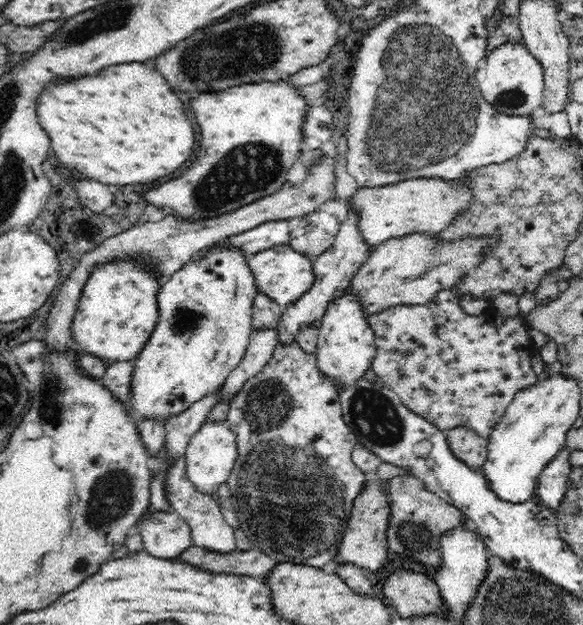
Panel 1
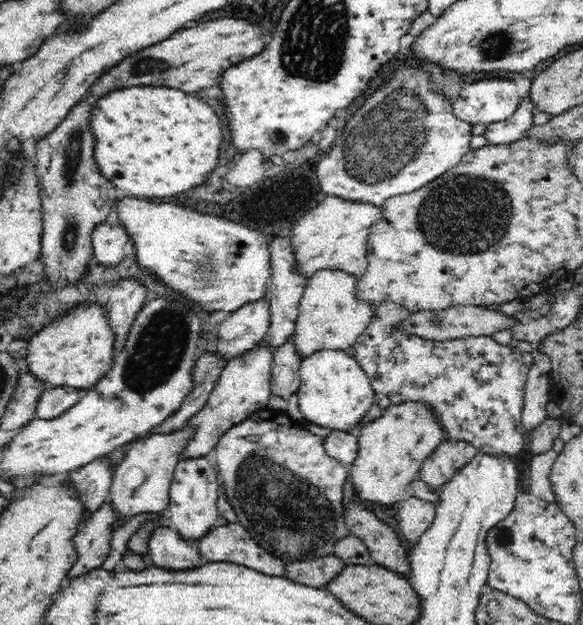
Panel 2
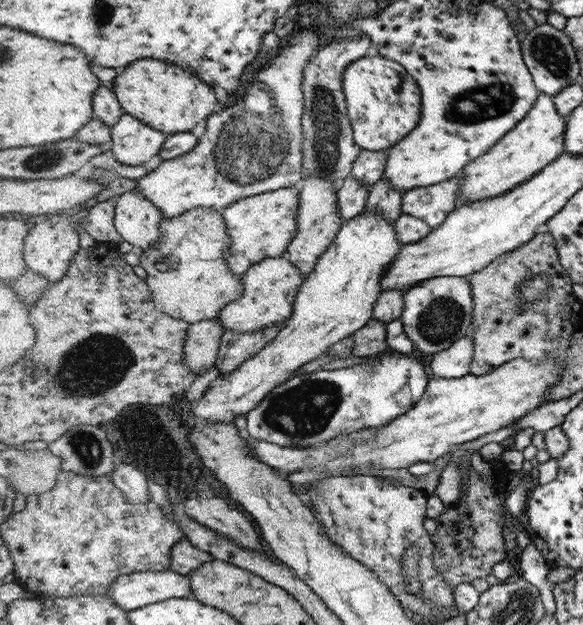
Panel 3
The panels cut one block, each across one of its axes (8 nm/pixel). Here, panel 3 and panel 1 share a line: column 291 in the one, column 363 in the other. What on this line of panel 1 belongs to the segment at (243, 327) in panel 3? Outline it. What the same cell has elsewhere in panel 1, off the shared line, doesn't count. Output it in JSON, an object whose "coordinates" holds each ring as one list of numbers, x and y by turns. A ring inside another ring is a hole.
{"coordinates":[[414,232,400,239,386,240,373,248,369,257,357,268,348,288,360,300,364,316,378,315,400,305,428,304,438,292,453,290,456,293,460,280,476,268,480,256,496,244,496,238,489,236,470,236,463,240,437,240,435,236,434,233]]}

